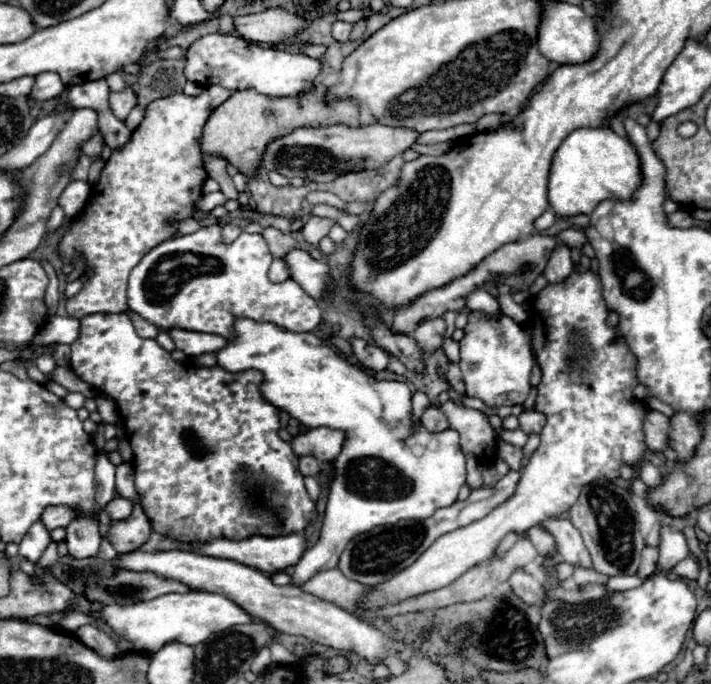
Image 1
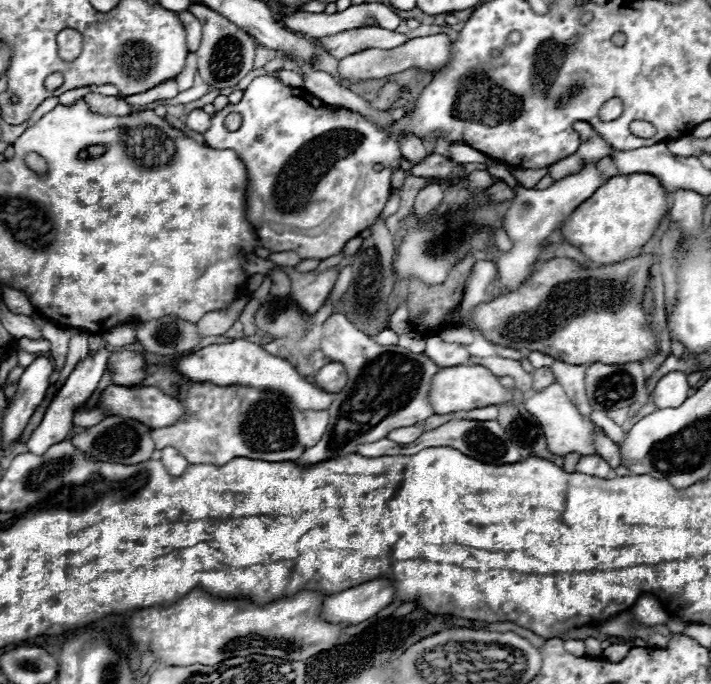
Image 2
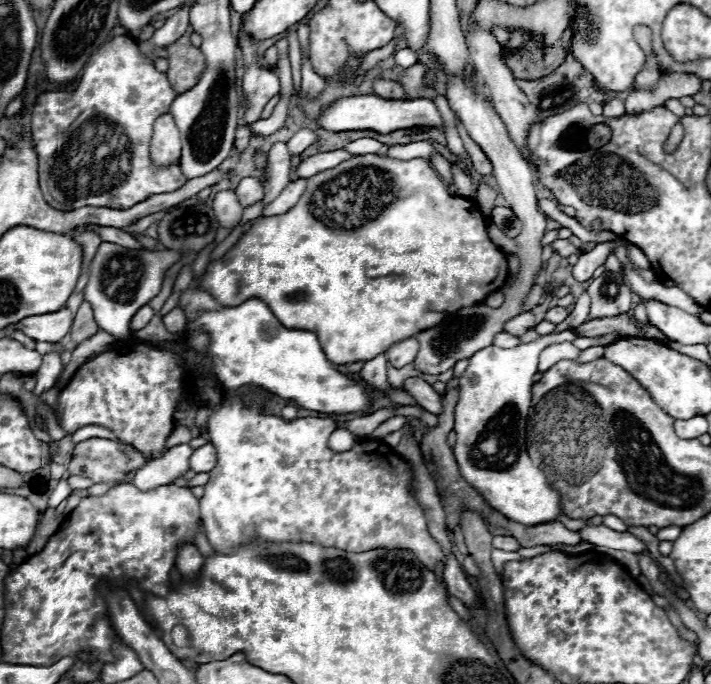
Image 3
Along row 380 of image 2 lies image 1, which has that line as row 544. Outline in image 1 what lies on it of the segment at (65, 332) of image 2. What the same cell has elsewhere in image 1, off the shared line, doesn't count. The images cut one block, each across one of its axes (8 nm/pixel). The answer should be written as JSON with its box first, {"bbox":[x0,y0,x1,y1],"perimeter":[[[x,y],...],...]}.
{"bbox":[37,542,58,570],"perimeter":[[[51,542],[47,549],[44,551],[42,557],[37,562],[37,565],[43,570],[46,570],[45,568],[52,567],[58,560],[58,552],[57,552],[58,544],[56,542]]]}

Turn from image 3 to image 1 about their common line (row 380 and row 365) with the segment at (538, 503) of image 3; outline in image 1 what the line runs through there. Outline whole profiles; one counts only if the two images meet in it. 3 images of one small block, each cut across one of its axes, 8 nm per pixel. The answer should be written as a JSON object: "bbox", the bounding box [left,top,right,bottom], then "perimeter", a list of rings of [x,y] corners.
{"bbox":[460,310,534,406],"perimeter":[[[476,310],[468,314],[468,324],[464,326],[464,338],[460,346],[460,370],[466,384],[466,396],[480,398],[488,406],[514,406],[522,404],[530,392],[530,376],[534,366],[534,356],[530,350],[530,338],[522,324],[514,322],[506,314],[486,316]]]}

